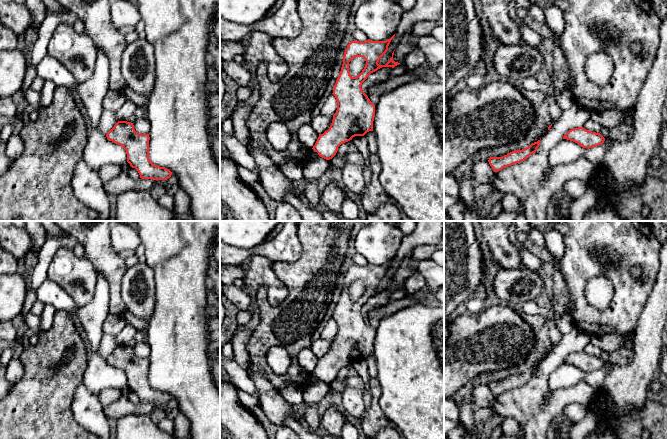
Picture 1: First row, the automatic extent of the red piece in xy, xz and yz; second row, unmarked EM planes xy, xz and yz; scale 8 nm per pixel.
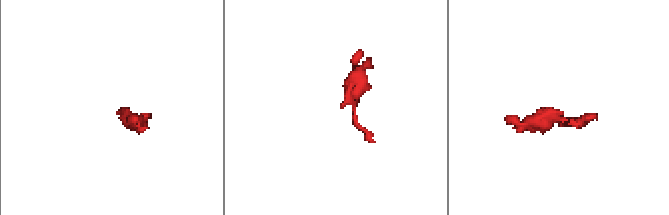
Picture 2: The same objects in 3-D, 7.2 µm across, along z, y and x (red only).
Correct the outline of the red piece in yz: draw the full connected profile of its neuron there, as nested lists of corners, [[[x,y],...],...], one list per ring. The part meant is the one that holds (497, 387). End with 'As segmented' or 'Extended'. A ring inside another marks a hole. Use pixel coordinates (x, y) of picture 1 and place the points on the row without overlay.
[[[540,364],[532,367],[530,370],[522,374],[514,374],[502,381],[490,381],[488,386],[494,396],[498,396],[503,392],[520,387],[527,383],[531,378],[535,377],[540,369]]]. As segmented

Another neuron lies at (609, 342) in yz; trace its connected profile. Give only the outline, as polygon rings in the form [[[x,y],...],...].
[[[610,332],[602,335],[590,336],[590,343],[606,352],[621,351],[624,349],[624,344],[627,340],[634,341],[634,334],[617,334],[615,332]]]

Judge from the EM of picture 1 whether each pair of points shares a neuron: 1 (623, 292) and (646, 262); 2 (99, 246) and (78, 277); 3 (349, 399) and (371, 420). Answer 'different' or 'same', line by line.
1: same
2: different
3: different

